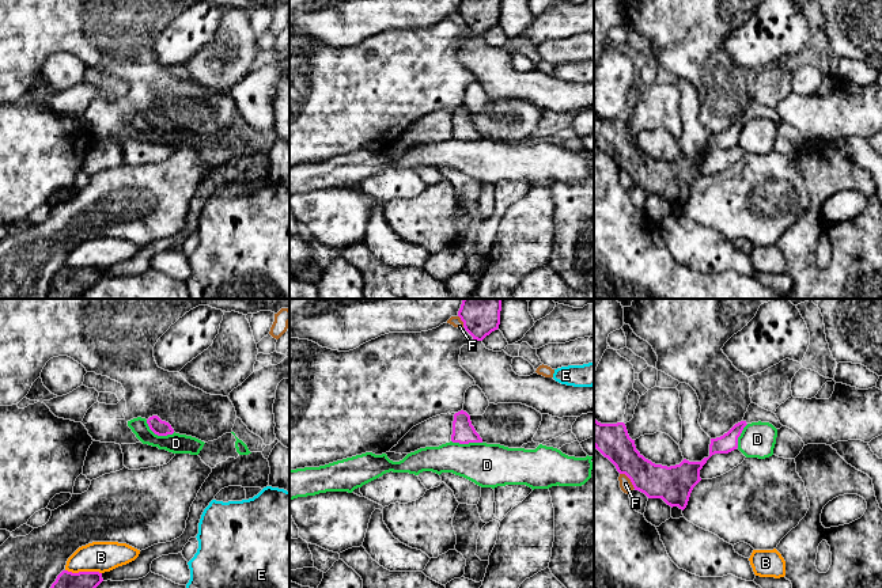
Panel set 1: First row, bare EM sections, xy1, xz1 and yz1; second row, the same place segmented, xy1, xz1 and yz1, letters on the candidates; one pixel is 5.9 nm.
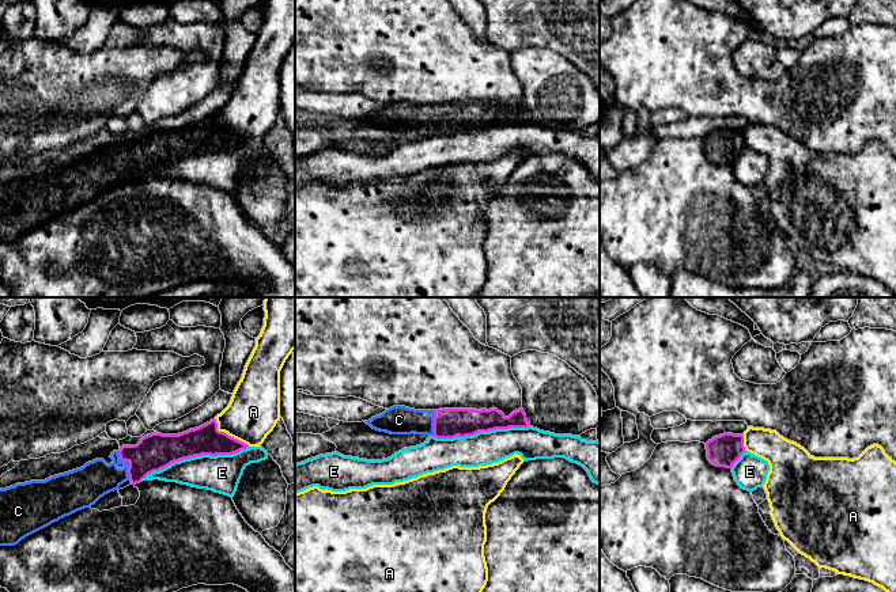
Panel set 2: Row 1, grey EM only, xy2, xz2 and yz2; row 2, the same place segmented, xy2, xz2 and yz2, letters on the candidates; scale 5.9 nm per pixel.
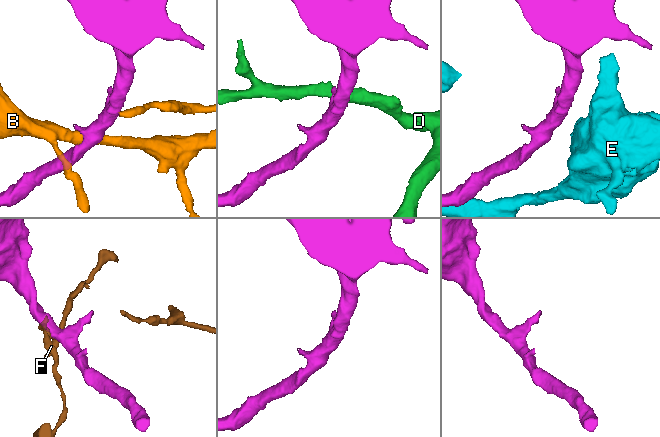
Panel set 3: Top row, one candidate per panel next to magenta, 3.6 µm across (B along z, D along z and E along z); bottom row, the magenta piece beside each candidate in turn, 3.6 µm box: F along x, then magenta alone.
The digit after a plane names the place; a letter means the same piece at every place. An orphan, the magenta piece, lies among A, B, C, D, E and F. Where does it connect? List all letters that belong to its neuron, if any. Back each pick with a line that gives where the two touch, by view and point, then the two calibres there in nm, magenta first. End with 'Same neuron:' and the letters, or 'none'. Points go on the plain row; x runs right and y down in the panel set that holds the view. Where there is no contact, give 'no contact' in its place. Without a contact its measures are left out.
C: contact xy2 (129, 160); calibres 220 and 220 nm
Same neuron: C

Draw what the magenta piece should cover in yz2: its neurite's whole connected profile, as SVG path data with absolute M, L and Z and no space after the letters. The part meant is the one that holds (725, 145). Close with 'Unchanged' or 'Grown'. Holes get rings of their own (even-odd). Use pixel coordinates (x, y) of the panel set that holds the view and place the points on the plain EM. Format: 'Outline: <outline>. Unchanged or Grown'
Outline: M723 129L706 138L707 155L717 163L731 164L745 148L744 132Z. Unchanged

